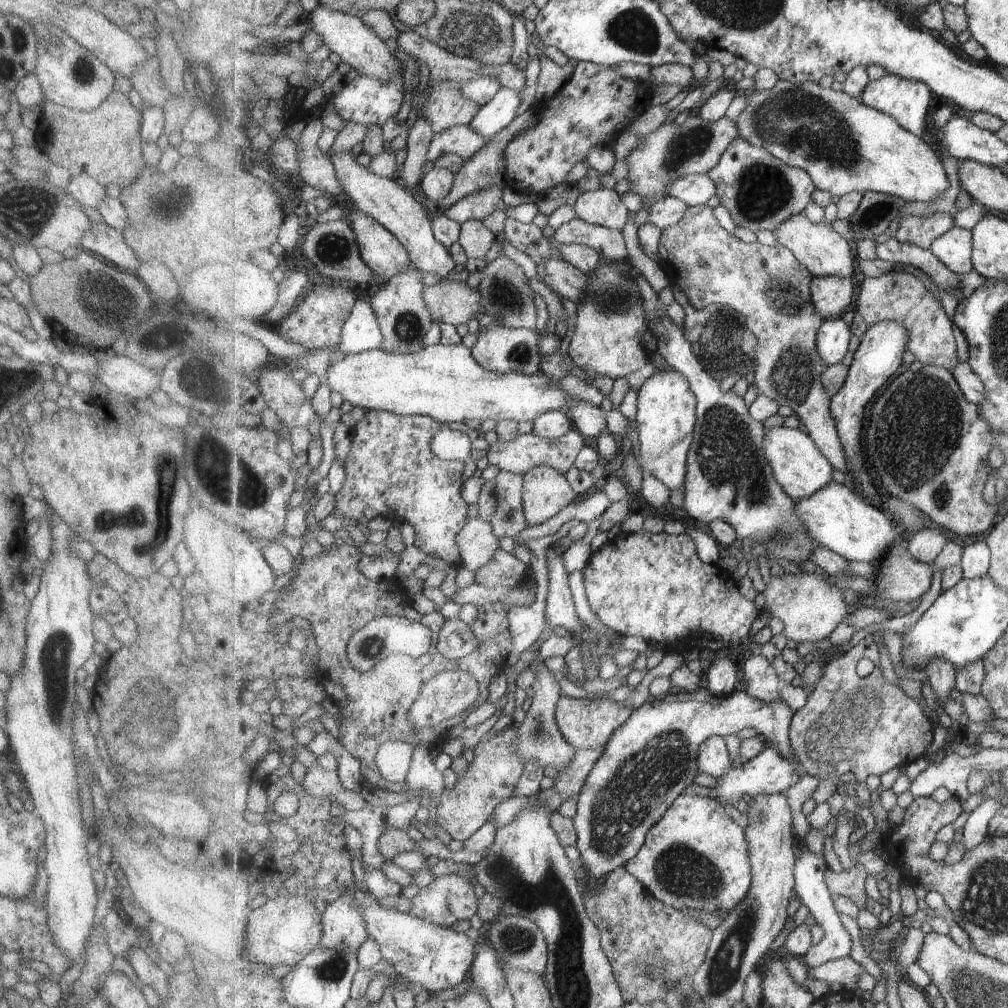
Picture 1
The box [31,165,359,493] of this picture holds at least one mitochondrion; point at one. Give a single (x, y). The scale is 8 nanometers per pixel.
(105, 300)

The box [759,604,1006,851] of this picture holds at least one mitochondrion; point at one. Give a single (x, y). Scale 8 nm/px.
(845, 713)

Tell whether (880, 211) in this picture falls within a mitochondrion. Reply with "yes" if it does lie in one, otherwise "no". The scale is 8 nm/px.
yes

